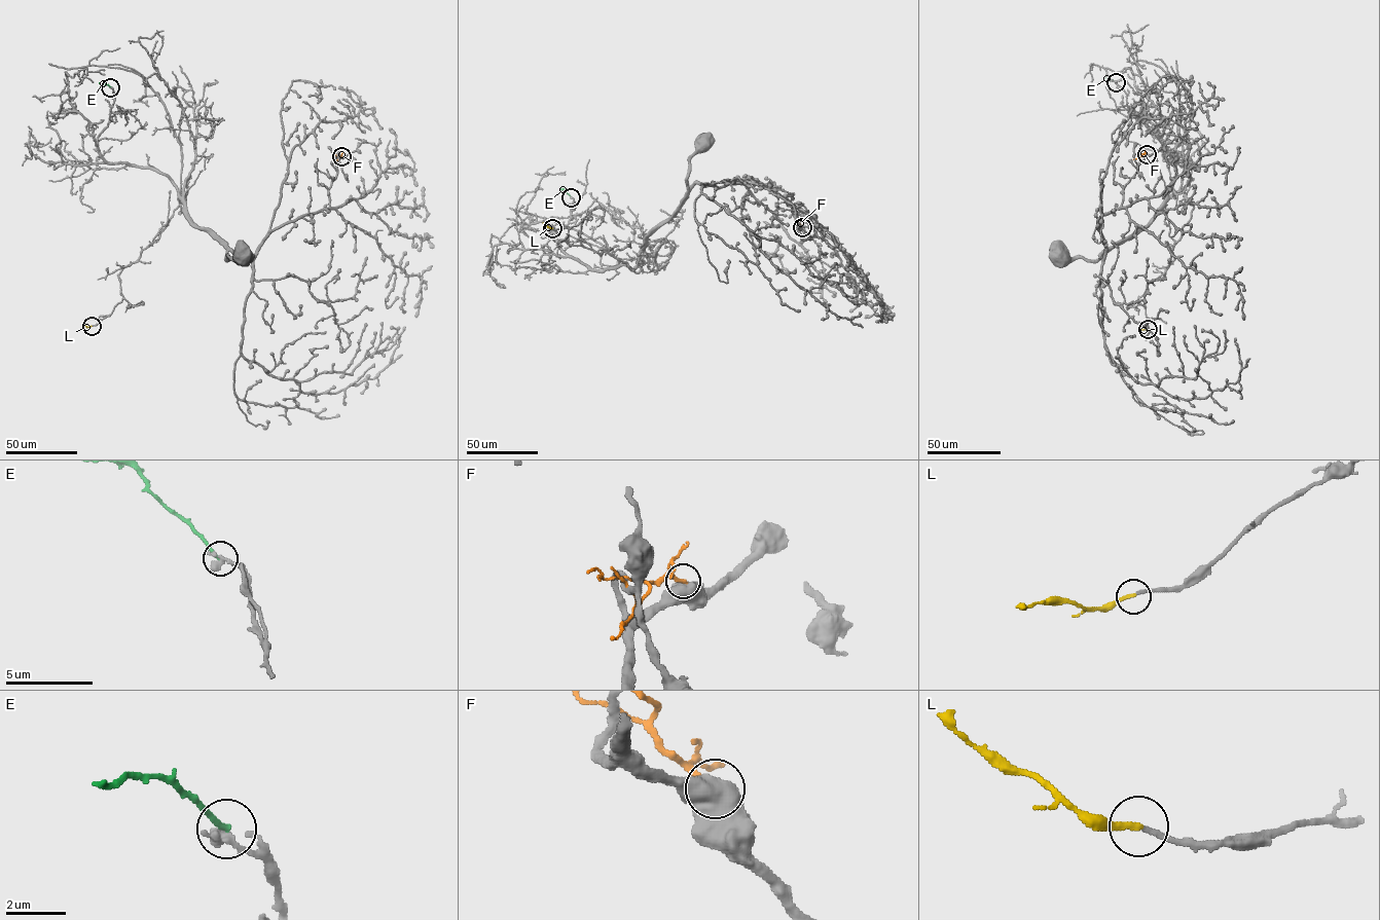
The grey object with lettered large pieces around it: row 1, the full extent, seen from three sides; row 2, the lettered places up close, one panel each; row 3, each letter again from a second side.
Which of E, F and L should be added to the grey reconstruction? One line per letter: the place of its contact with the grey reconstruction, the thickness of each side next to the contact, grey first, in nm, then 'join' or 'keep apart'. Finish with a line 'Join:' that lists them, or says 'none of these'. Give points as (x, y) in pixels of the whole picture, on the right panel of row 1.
E: (1116, 82) | 460/200 nm | keep apart
F: (1147, 154) | 800/200 nm | keep apart
L: (1148, 329) | 170/240 nm | join
Join: L

